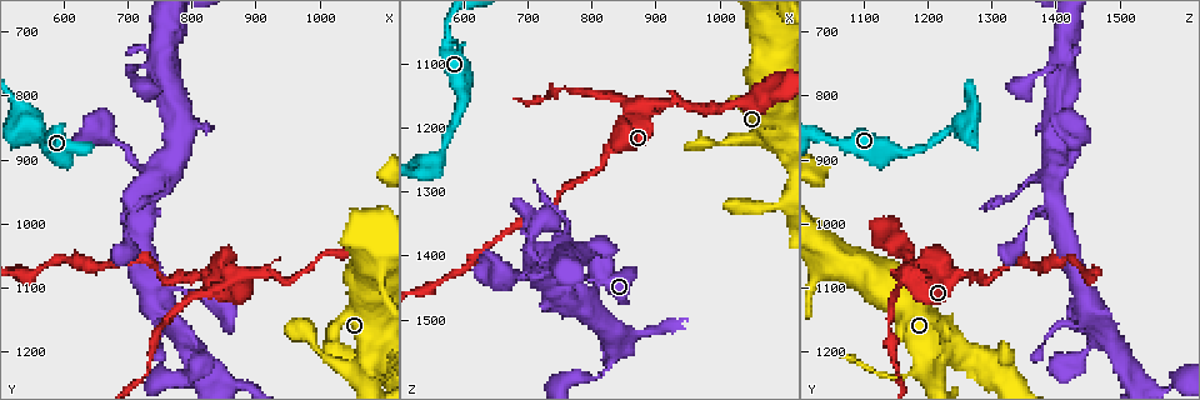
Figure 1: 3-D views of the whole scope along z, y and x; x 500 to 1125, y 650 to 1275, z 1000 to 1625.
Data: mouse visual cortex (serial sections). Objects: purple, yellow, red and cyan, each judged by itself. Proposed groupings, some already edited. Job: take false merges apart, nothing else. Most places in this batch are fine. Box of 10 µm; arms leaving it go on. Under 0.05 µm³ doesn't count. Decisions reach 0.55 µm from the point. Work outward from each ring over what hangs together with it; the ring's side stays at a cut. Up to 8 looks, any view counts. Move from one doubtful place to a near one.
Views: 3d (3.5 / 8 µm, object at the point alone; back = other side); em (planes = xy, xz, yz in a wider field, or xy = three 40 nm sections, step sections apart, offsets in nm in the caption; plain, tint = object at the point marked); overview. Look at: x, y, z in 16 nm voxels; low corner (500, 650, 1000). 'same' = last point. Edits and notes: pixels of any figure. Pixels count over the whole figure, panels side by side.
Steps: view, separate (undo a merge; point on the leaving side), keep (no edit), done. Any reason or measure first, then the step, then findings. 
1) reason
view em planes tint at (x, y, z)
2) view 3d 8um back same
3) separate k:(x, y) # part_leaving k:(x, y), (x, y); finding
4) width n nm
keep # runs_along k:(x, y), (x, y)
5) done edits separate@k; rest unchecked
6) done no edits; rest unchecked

sharp bend
view 3d 3.5um at (820, 1075, 1240)

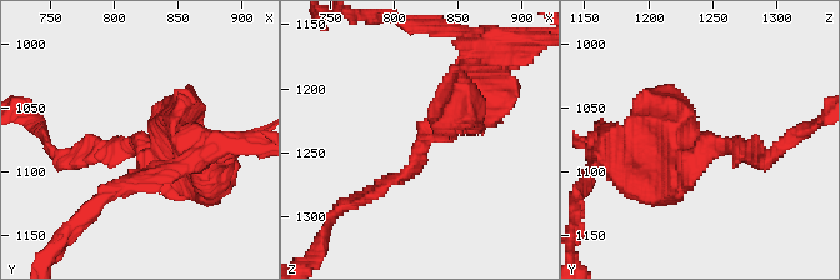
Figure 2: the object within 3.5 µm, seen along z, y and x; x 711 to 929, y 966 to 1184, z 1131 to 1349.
arm_widths 150, 350 nm
view em xy step 3 tint at (818, 1076, 1244)

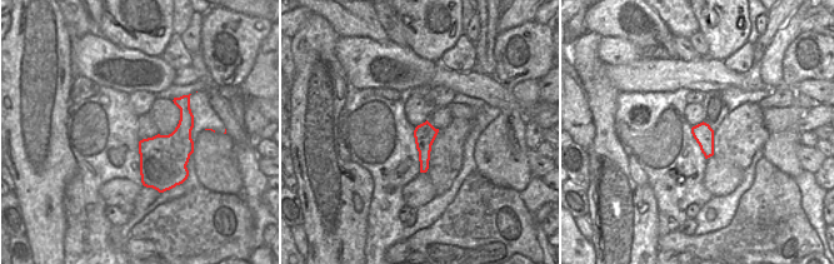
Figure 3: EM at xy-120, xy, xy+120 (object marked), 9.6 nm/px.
keep # runs_along 2:(480, 109), (365, 195); continuous, no second cell

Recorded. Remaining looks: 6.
three-way junction
view 3d 8um at (895, 1075, 1165)

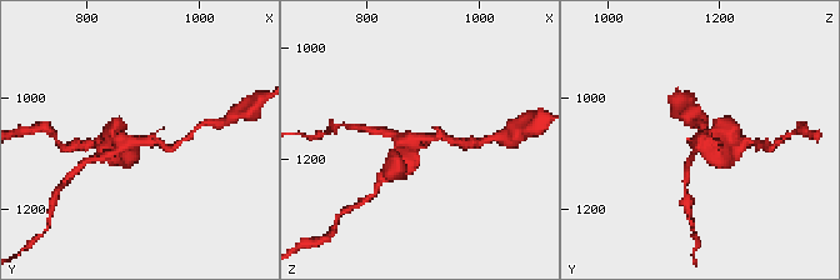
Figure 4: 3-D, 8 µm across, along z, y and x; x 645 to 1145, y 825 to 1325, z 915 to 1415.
now the EM
view em planes tint same

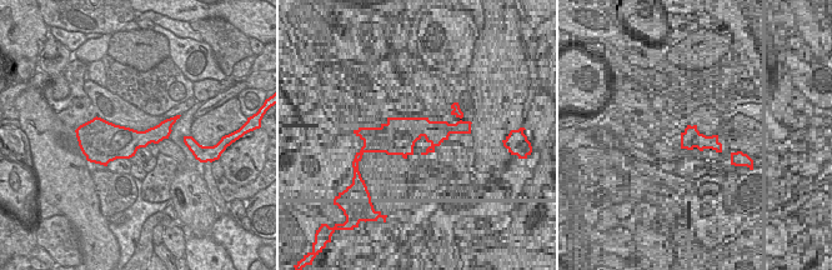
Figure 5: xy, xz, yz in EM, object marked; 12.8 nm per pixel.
width 420 nm
separate 4:(375, 130) # a second cell is stuck on

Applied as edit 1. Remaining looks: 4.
sudden change in width
view 3d 3.5um at (600, 885, 1160)

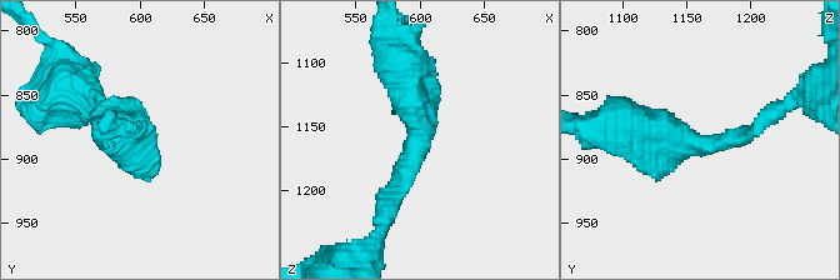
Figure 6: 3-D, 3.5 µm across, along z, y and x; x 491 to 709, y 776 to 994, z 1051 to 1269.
arm_widths 200, 450 nm; need the tissue
view em xy step 5 tint at (600, 888, 1162)

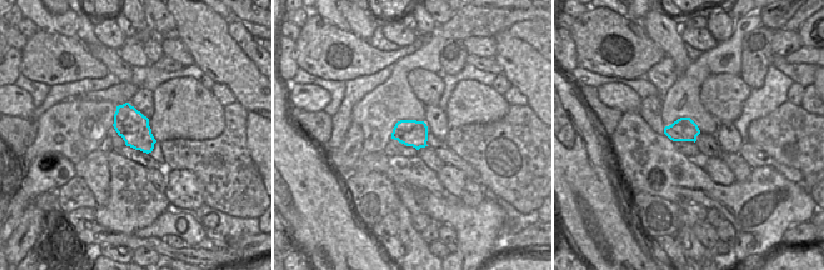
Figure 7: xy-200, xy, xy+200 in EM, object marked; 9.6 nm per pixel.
keep # continuous, no second cell

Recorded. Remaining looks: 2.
done edits separate@4; rest unchecked

